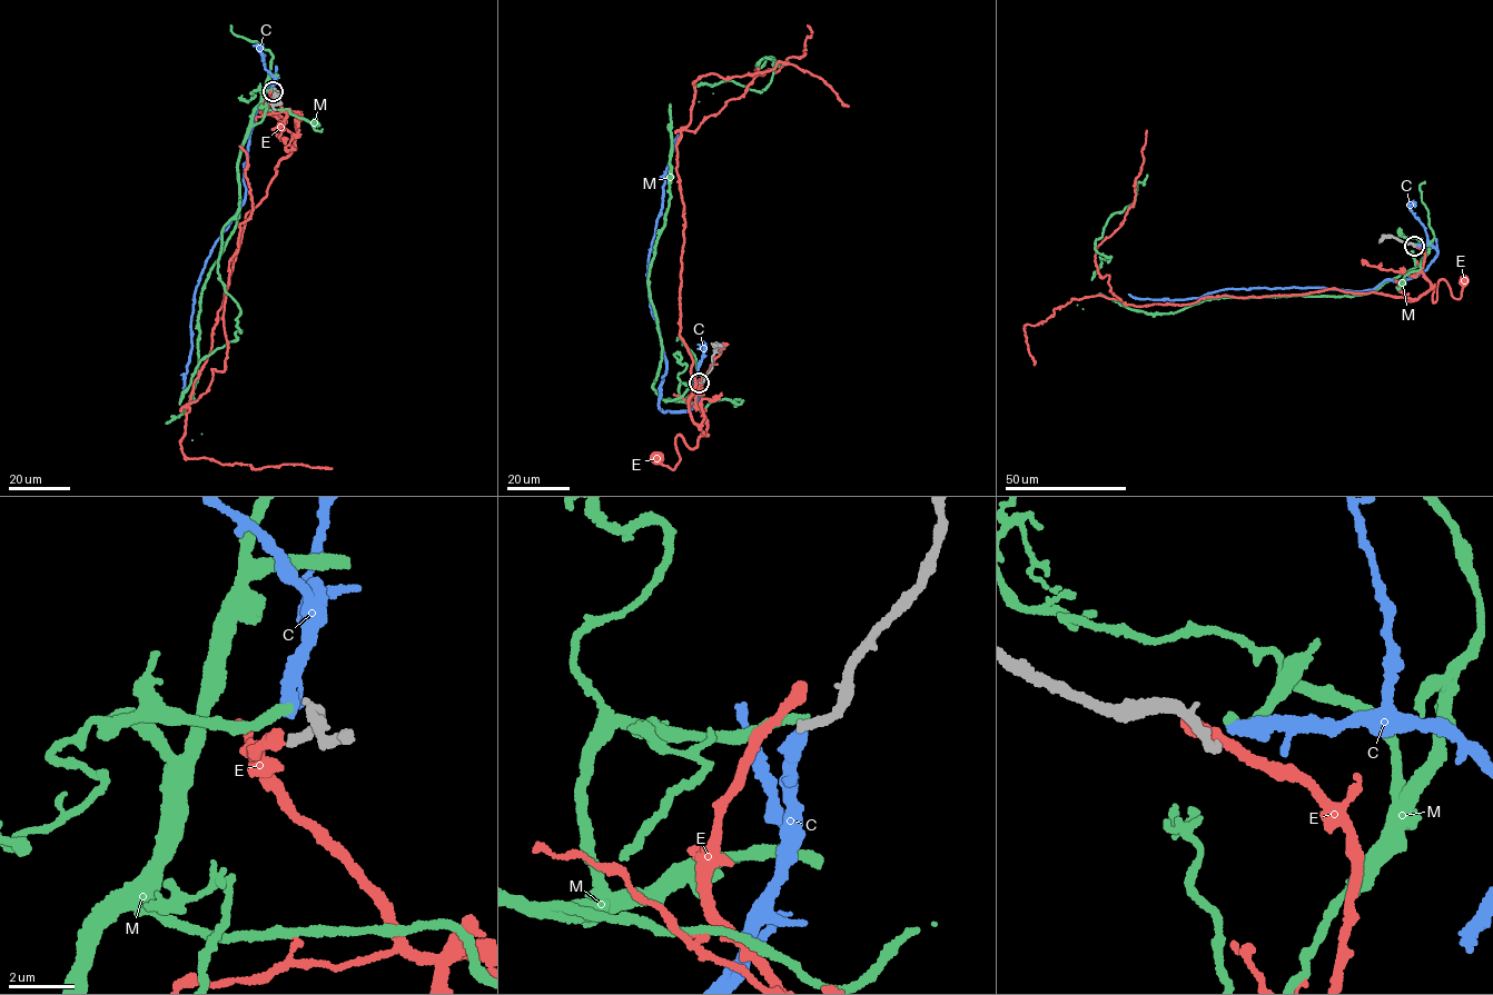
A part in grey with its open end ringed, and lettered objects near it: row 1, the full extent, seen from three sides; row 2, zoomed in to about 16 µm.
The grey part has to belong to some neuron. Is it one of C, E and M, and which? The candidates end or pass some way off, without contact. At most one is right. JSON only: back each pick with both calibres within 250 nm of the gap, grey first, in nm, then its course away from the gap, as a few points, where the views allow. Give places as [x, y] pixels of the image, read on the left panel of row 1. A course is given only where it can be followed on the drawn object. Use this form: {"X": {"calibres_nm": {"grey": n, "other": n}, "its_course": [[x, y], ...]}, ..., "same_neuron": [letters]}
{"M": {"calibres_nm": {"grey": 320, "other": 320}, "its_course": [[273, 90], [166, 424], [241, 331], [218, 271], [239, 200]]}, "same_neuron": ["M"]}

